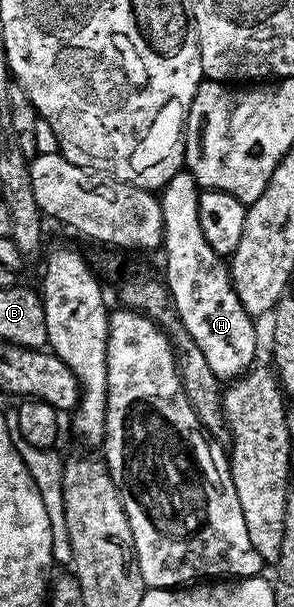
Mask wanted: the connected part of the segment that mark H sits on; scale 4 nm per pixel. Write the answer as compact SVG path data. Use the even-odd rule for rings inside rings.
M181 169L178 174L171 176L167 184L159 191L159 201L163 212L163 236L161 246L165 250L165 275L163 281L165 289L169 291L169 301L178 320L187 328L187 336L203 352L211 372L215 372L218 380L232 380L240 378L246 370L258 361L257 358L257 330L253 327L254 315L248 314L239 300L233 287L233 277L229 275L229 262L222 255L207 244L207 236L203 236L203 224L199 224L199 200L201 194L192 174Z

